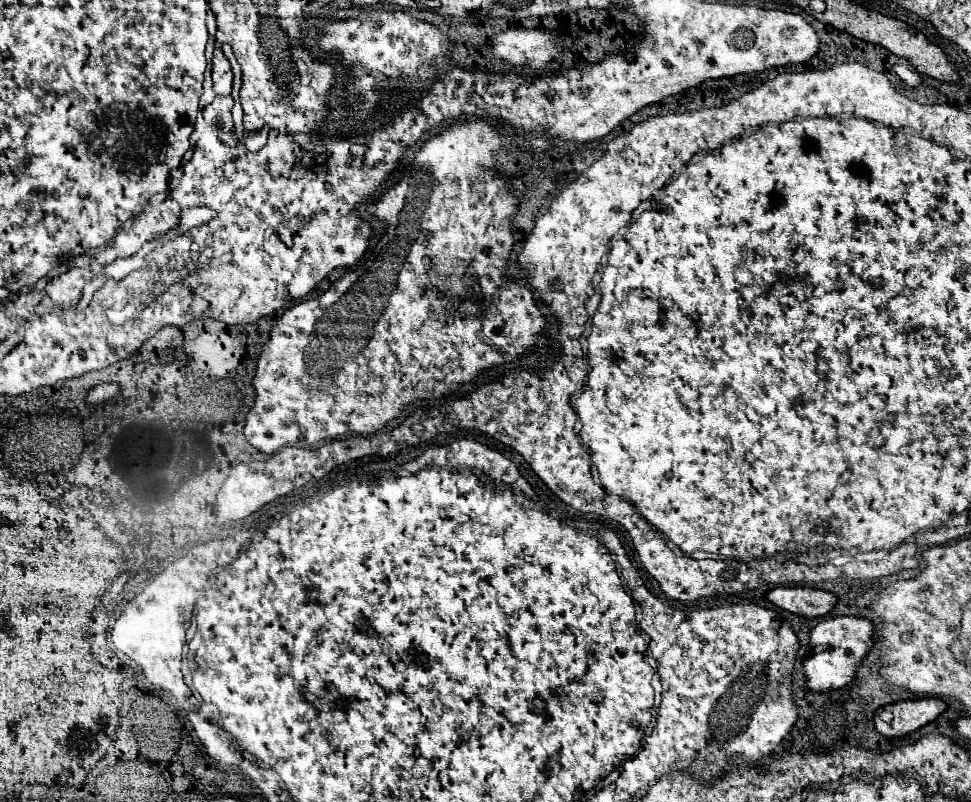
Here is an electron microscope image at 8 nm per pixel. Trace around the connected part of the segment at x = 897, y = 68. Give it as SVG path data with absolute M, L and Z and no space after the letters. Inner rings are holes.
M896 64L893 66L893 70L895 71L895 74L907 84L907 86L919 86L921 78L919 78L919 74L917 74L915 70L911 70L911 68L903 66L903 64Z

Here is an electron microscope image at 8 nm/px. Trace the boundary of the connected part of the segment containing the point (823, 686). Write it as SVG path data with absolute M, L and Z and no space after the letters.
M835 616L835 618L819 622L809 634L811 646L815 646L815 650L803 662L805 690L815 692L815 694L823 694L829 690L839 690L845 684L849 684L855 676L857 664L867 654L867 650L871 648L871 636L873 636L873 624L865 618Z

